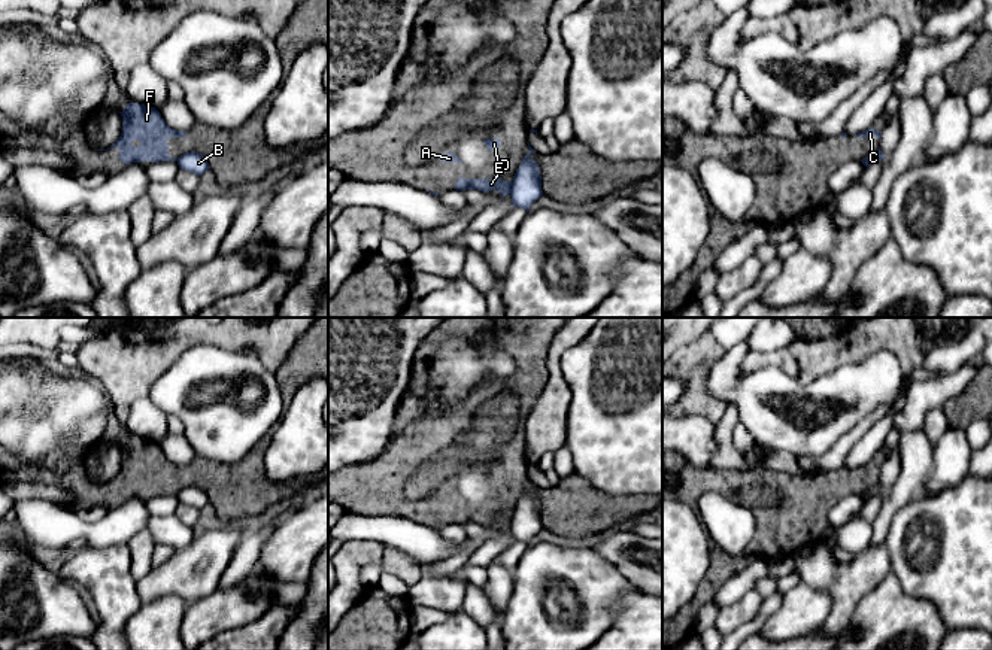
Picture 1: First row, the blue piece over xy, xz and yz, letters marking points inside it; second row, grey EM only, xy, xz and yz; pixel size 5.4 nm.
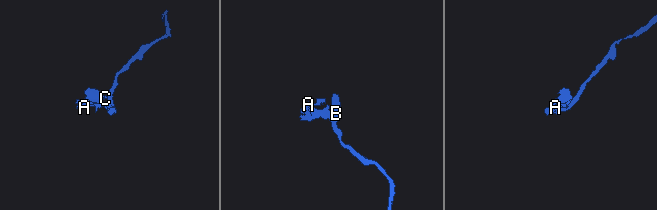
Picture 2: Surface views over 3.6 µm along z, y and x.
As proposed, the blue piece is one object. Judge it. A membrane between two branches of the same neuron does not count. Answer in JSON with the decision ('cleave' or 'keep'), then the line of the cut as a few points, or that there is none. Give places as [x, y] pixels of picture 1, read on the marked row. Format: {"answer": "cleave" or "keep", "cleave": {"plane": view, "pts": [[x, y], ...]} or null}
{"answer": "cleave", "cleave": {"plane": "xz", "pts": [[512, 182], [509, 193]]}}

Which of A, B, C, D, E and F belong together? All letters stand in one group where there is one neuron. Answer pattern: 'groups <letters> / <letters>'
groups A C D E F / B

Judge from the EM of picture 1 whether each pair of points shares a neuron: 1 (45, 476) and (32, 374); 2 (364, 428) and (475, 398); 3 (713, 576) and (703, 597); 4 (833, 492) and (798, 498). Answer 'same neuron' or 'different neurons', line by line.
1: same neuron
2: different neurons
3: same neuron
4: same neuron

